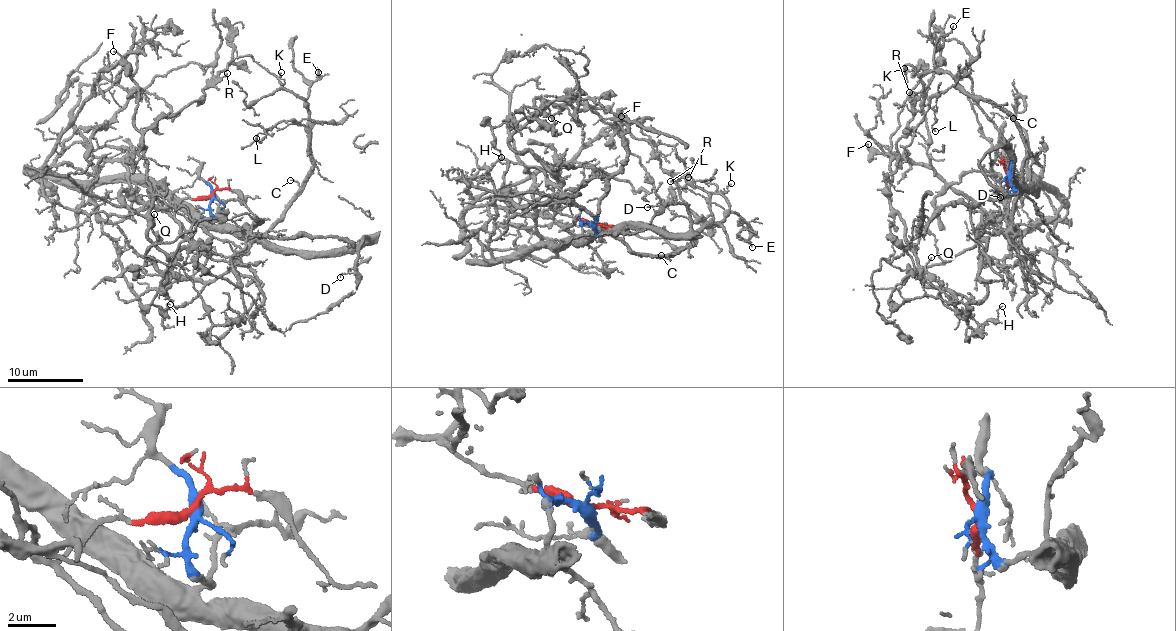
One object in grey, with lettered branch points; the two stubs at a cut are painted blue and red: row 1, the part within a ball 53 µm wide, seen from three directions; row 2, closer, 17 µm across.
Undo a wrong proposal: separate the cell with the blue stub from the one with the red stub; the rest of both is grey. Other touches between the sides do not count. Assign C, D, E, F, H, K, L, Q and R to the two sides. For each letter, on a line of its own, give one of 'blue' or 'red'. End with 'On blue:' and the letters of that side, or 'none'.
C: blue
D: blue
E: blue
F: red
H: red
K: blue
L: blue
Q: red
R: red
On blue: C, D, E, K, L

